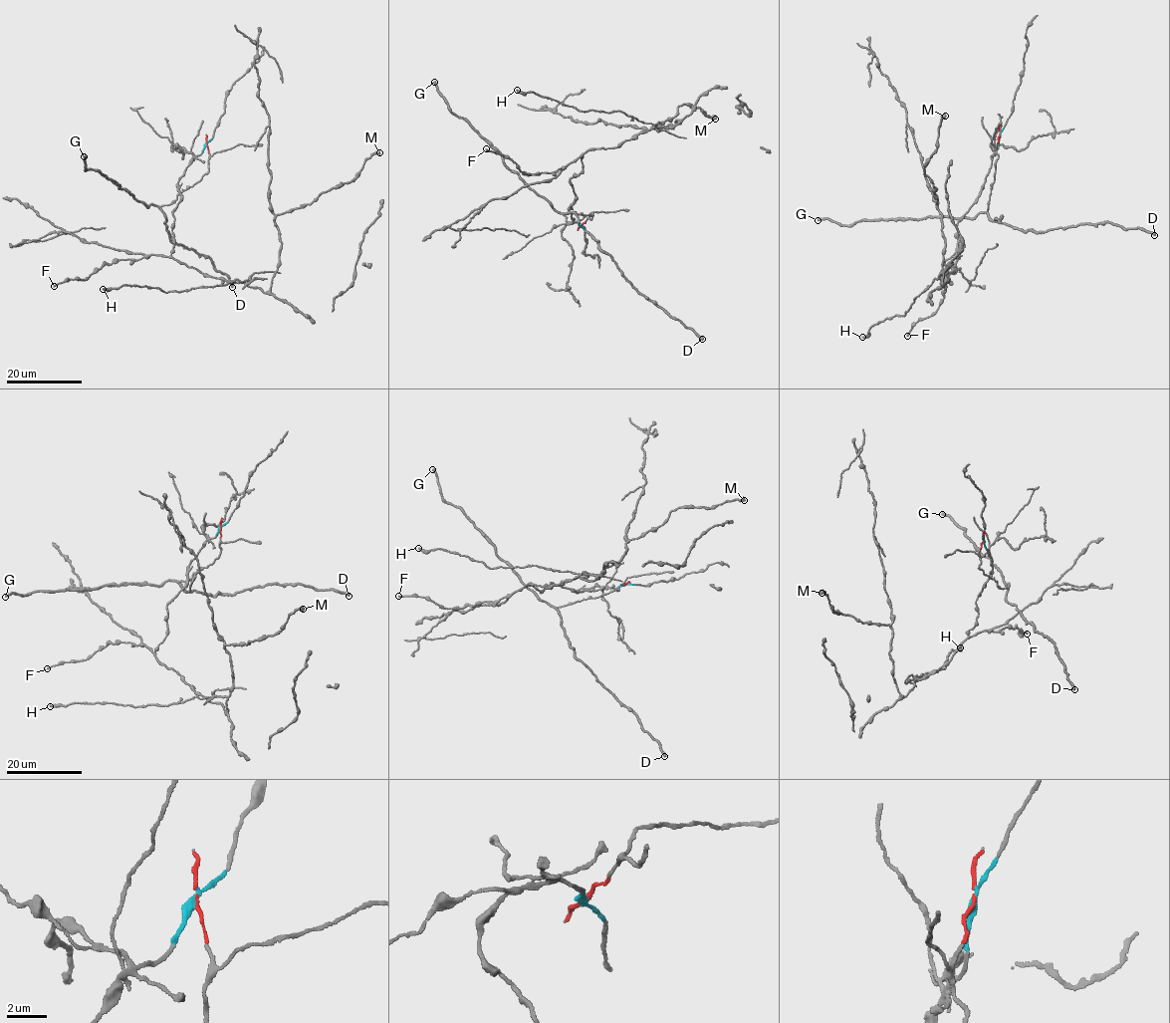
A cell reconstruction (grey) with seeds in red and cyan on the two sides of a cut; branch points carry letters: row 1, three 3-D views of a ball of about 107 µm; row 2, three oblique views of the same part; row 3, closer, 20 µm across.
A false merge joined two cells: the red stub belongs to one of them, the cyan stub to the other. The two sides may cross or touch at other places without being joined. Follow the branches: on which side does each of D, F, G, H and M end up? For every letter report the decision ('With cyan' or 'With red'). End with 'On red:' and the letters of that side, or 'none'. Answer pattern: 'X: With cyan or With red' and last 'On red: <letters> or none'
D: With red
F: With cyan
G: With red
H: With cyan
M: With cyan
On red: D, G

